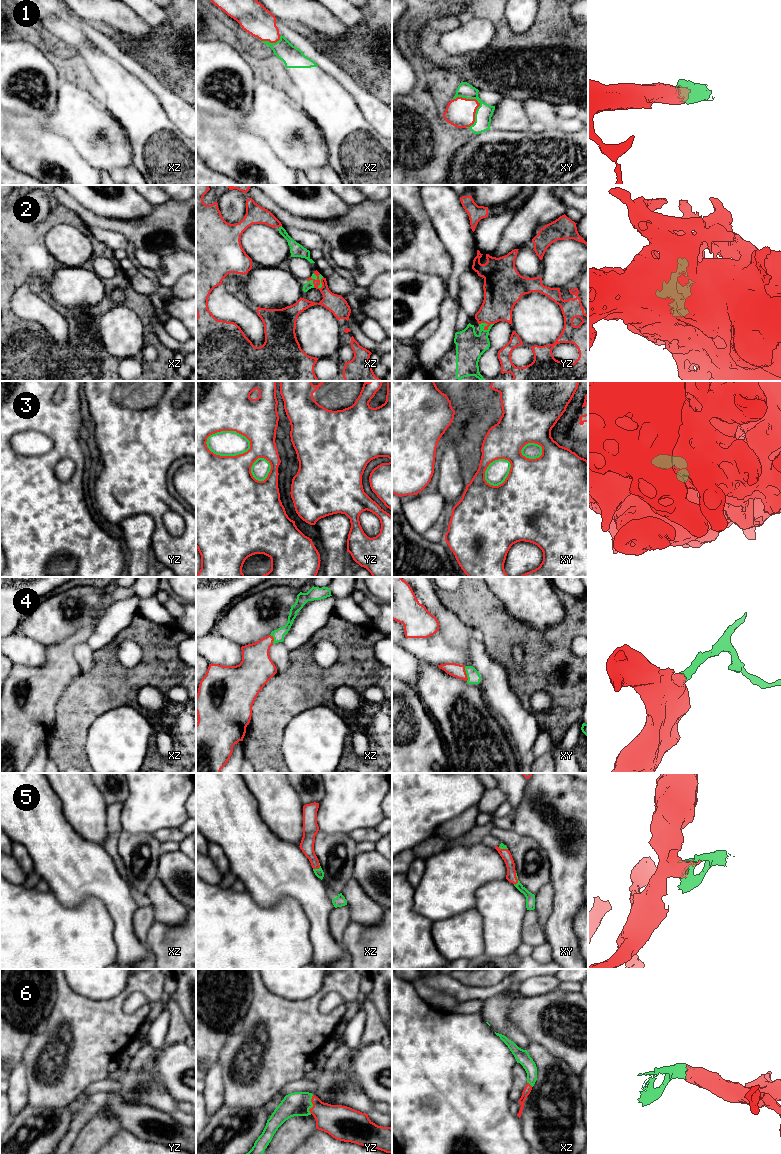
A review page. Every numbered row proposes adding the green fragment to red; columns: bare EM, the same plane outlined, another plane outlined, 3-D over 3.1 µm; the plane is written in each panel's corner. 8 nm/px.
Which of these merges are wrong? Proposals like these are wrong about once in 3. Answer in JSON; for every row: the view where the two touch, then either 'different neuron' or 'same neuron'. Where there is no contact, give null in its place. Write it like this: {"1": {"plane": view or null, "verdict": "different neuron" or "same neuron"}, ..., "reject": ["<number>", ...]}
{"1": {"plane": "xy", "verdict": "same neuron"}, "2": {"plane": "yz", "verdict": "same neuron"}, "3": {"plane": "yz", "verdict": "same neuron"}, "4": {"plane": "xy", "verdict": "same neuron"}, "5": {"plane": "xy", "verdict": "same neuron"}, "6": {"plane": "yz", "verdict": "same neuron"}, "reject": []}

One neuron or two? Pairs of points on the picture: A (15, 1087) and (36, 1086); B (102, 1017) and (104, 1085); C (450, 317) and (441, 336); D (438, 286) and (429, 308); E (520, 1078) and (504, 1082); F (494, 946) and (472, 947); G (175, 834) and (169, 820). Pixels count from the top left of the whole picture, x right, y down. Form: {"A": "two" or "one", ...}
{"A": "two", "B": "two", "C": "one", "D": "one", "E": "two", "F": "two", "G": "two"}

